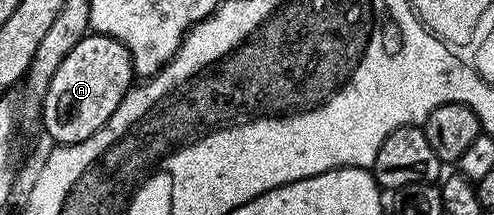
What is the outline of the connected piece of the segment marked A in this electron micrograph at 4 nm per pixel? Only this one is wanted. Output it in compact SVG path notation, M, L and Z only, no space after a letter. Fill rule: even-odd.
M92 33L83 37L75 47L62 59L58 71L54 71L54 79L50 79L50 87L42 102L44 108L44 129L49 138L57 146L77 145L82 139L90 139L118 111L118 103L127 95L134 84L134 70L130 51L118 39L107 37L101 33Z

